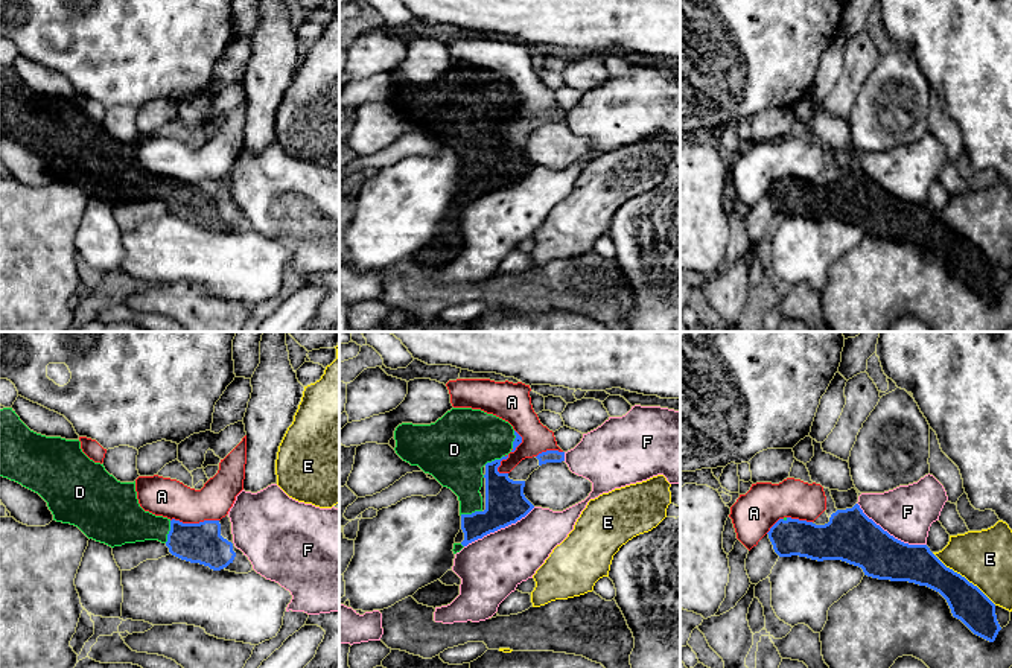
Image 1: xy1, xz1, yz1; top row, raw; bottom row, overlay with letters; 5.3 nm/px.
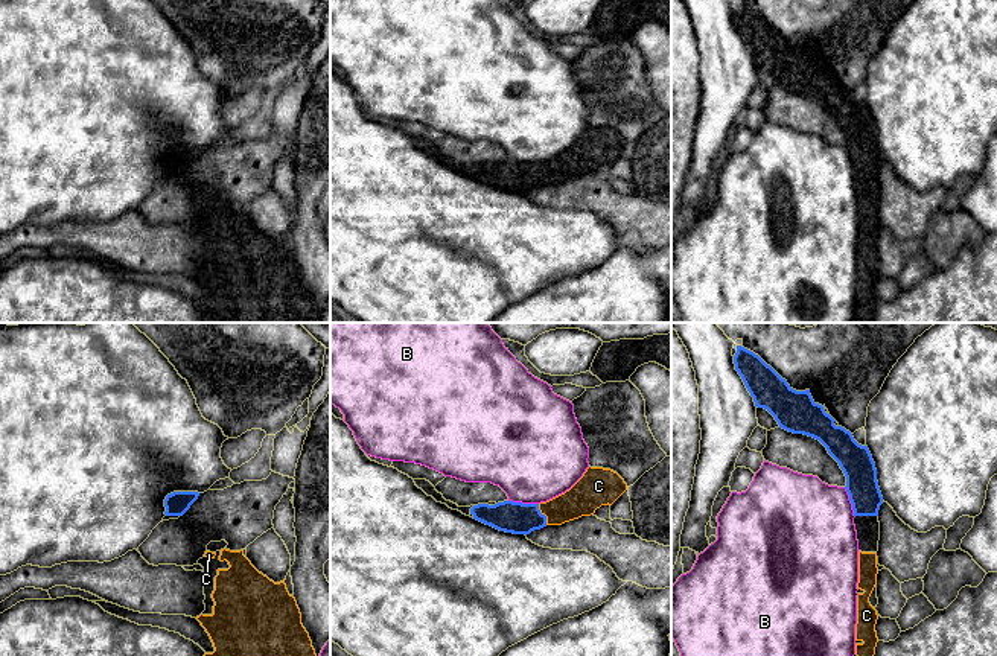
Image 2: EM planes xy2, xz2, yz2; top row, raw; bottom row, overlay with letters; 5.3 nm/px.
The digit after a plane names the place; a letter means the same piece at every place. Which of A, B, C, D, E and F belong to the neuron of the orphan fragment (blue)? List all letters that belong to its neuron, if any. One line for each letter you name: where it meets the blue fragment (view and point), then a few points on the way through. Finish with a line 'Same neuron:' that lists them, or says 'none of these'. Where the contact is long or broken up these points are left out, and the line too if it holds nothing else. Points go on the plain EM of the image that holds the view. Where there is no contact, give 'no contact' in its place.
C: meets blue in xz2 at (544, 174); runs through xz2 (509, 175), (544, 174), (563, 168), (586, 154)
D: meets blue in xy1 at (169, 190)
Same neuron: C, D

